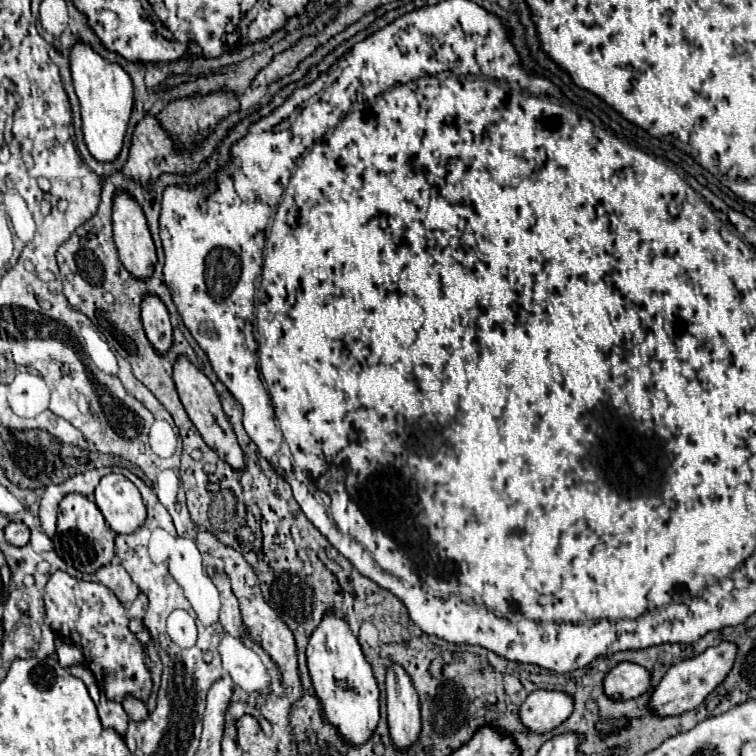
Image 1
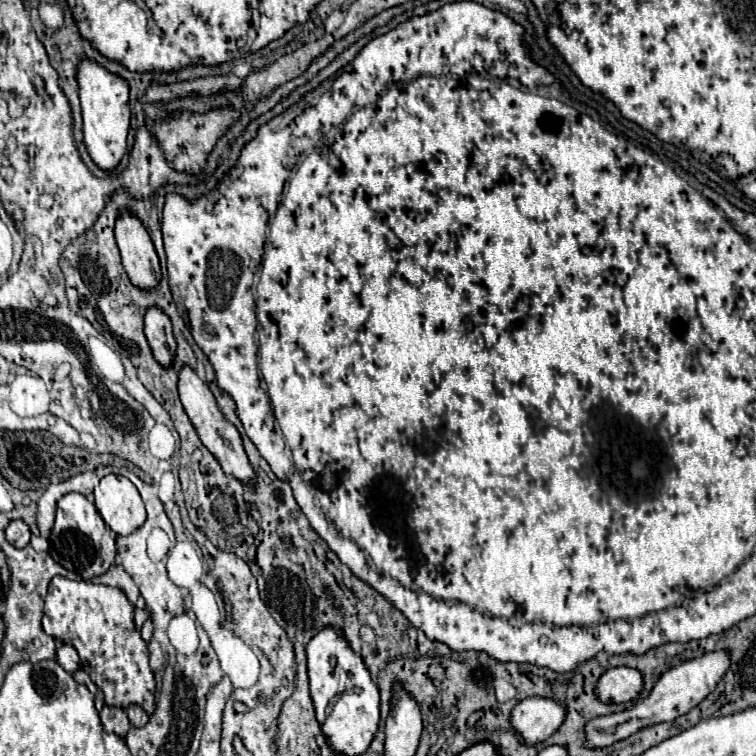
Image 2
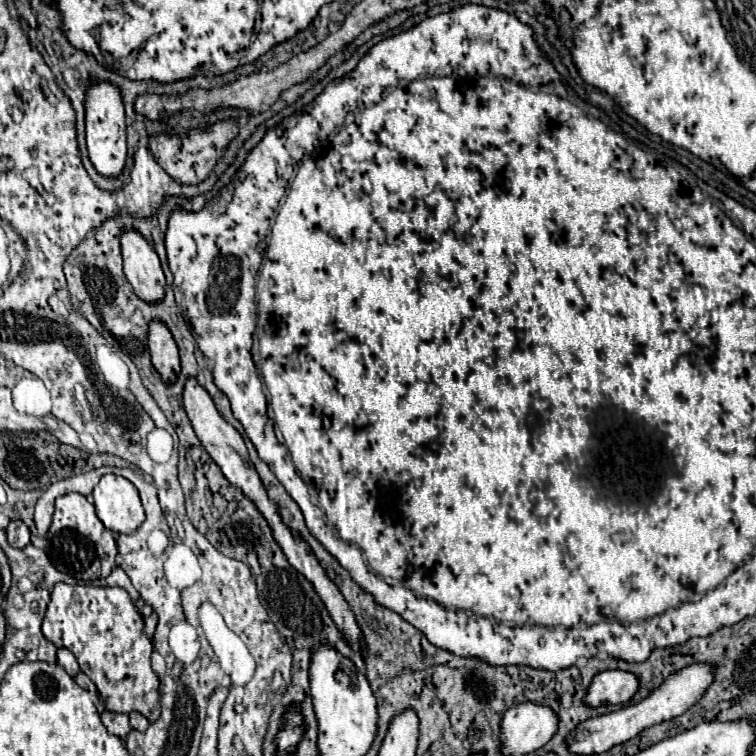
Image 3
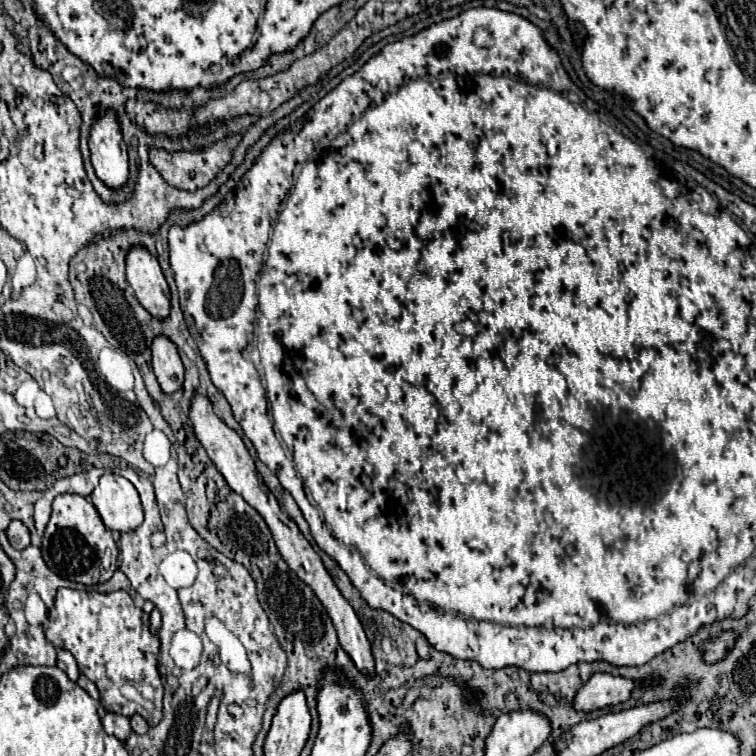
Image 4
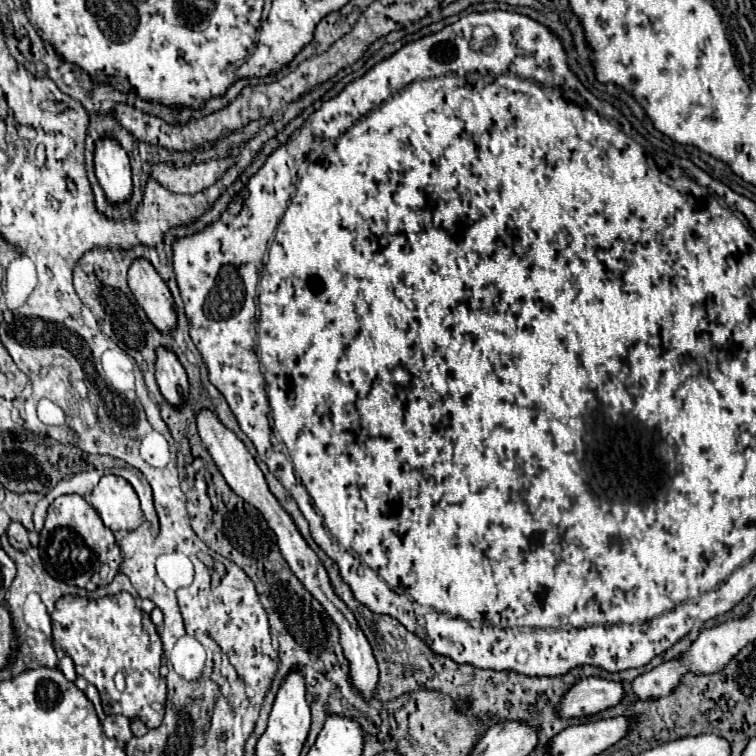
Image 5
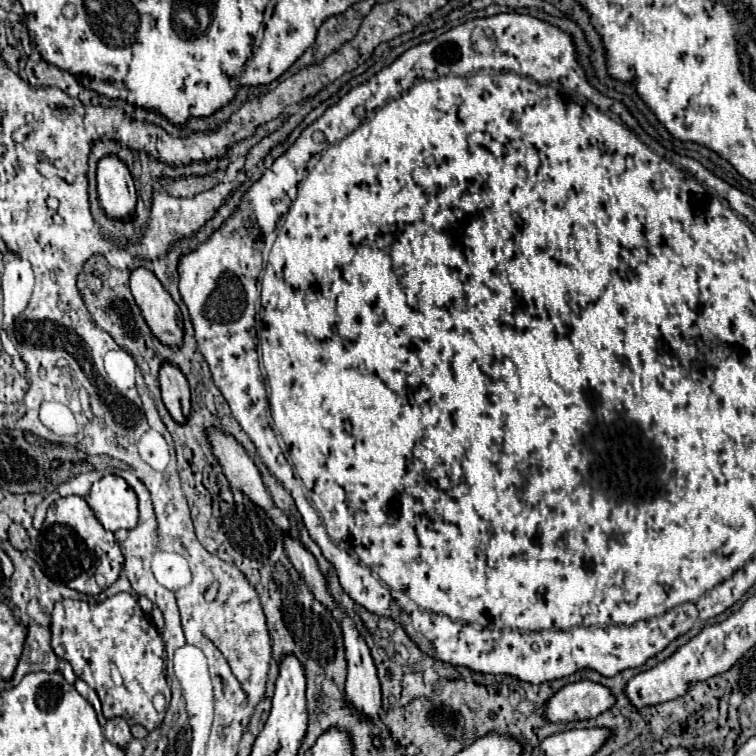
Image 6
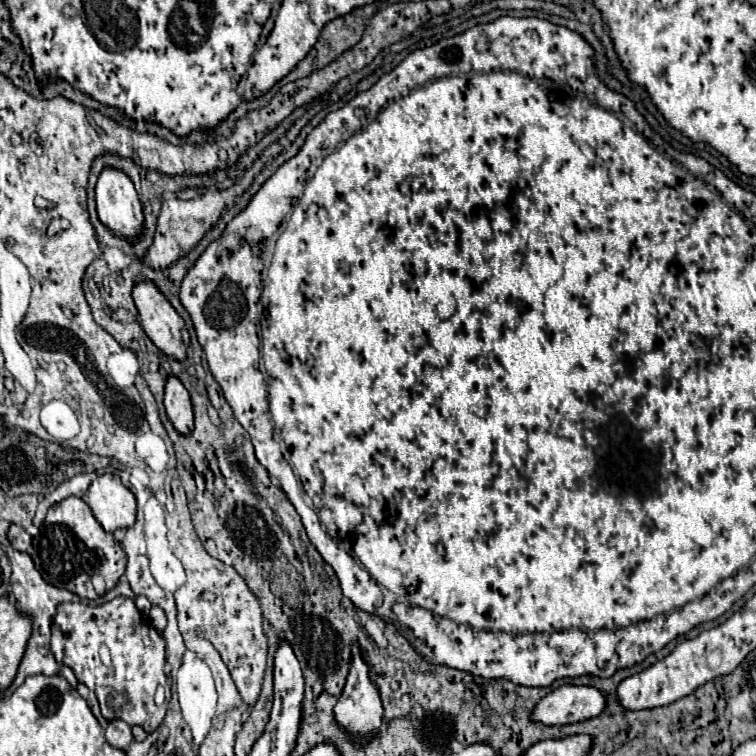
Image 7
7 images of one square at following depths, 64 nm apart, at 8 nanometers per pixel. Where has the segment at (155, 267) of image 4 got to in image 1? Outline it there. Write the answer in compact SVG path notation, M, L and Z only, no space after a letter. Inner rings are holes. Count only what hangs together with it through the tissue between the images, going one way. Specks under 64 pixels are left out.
M116 190L114 192L114 204L112 204L112 226L114 226L114 242L118 248L120 262L126 266L132 276L146 280L154 272L156 264L156 248L142 212L142 206L126 192L126 190Z

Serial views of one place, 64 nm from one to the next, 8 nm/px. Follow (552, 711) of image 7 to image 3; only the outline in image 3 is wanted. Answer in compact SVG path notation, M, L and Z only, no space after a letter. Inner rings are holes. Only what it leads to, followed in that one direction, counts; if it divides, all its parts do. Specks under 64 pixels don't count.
M606 670L588 688L588 704L624 704L638 690L638 678L624 670Z

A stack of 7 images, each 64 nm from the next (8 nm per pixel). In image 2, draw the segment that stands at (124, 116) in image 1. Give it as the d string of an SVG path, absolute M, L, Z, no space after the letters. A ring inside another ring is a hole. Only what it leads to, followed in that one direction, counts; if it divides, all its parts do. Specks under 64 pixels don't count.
M84 58L78 62L76 80L78 80L78 96L82 104L82 118L84 118L84 144L92 160L102 170L112 170L118 166L118 162L126 152L126 132L130 124L128 82L120 74L108 72L92 58Z

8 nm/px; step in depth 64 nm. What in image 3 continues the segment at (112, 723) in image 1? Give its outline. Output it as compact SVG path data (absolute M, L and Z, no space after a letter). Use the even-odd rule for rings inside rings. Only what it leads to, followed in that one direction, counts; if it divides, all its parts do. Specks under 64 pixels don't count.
M102 712L102 722L108 728L110 734L124 738L130 732L130 722L128 722L128 714L118 714L118 712Z

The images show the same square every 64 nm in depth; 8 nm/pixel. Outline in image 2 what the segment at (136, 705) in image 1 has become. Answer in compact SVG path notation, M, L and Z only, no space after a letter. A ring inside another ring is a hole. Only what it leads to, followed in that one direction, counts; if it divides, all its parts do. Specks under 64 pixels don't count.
M130 704L128 708L126 708L126 714L128 714L128 718L130 718L130 724L134 724L134 726L144 726L146 722L148 722L148 714L140 708L140 706L136 706L136 704Z

